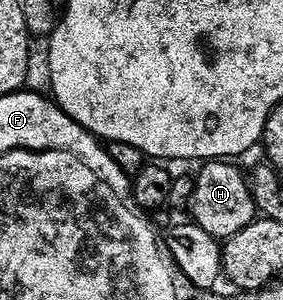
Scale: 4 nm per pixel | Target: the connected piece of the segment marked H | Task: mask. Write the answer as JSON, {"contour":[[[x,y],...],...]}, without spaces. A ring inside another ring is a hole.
{"contour":[[[209,159],[199,166],[192,182],[191,220],[210,236],[223,239],[242,231],[251,221],[255,221],[258,210],[252,198],[252,186],[246,173],[228,159]]]}

